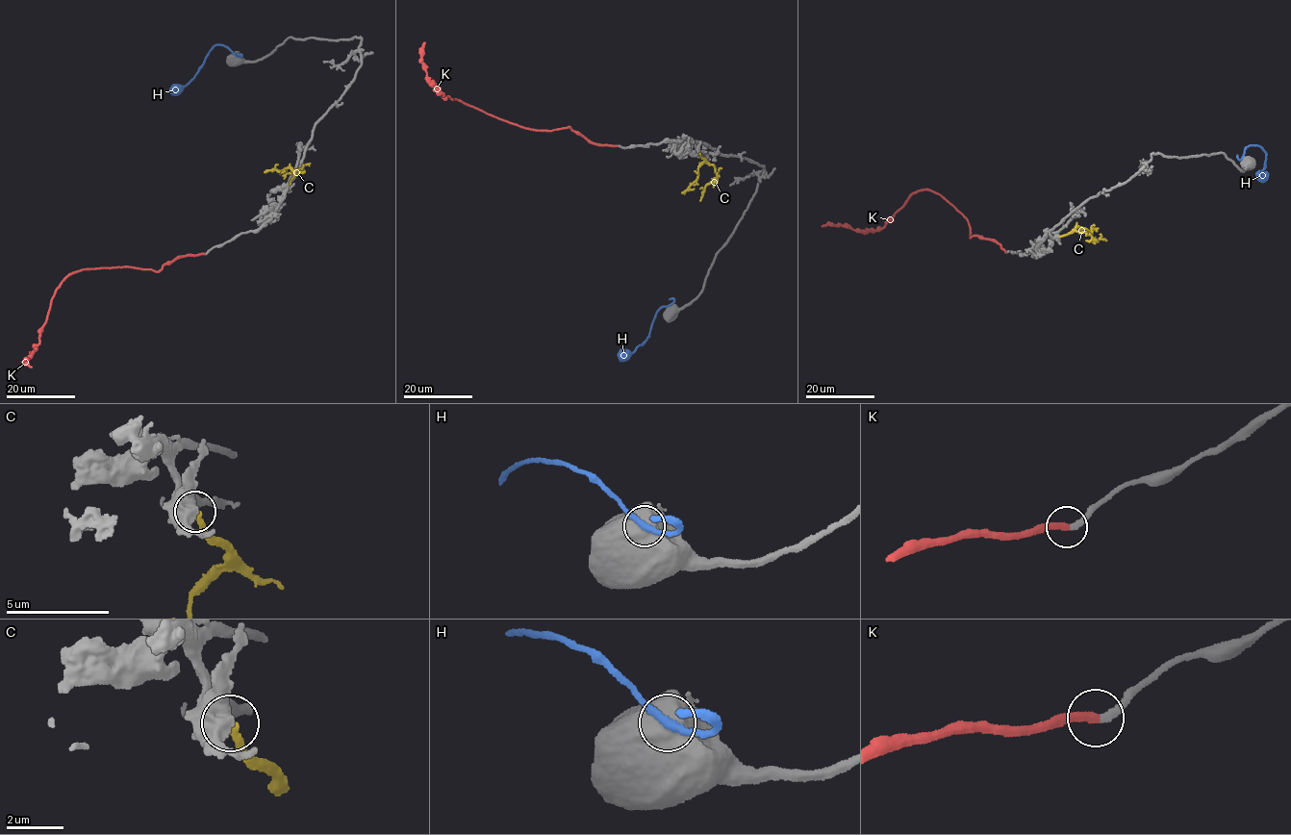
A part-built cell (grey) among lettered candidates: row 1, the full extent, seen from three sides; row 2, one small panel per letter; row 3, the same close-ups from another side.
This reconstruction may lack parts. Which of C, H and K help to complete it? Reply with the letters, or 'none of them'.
K

